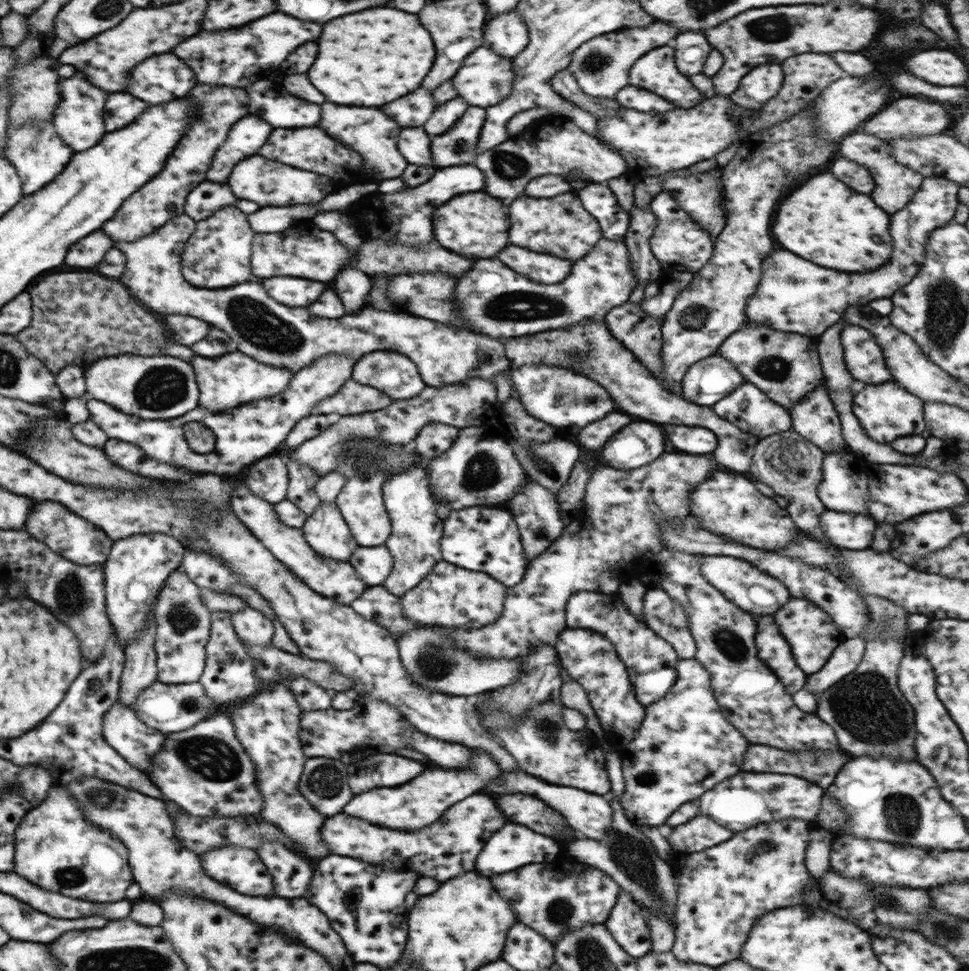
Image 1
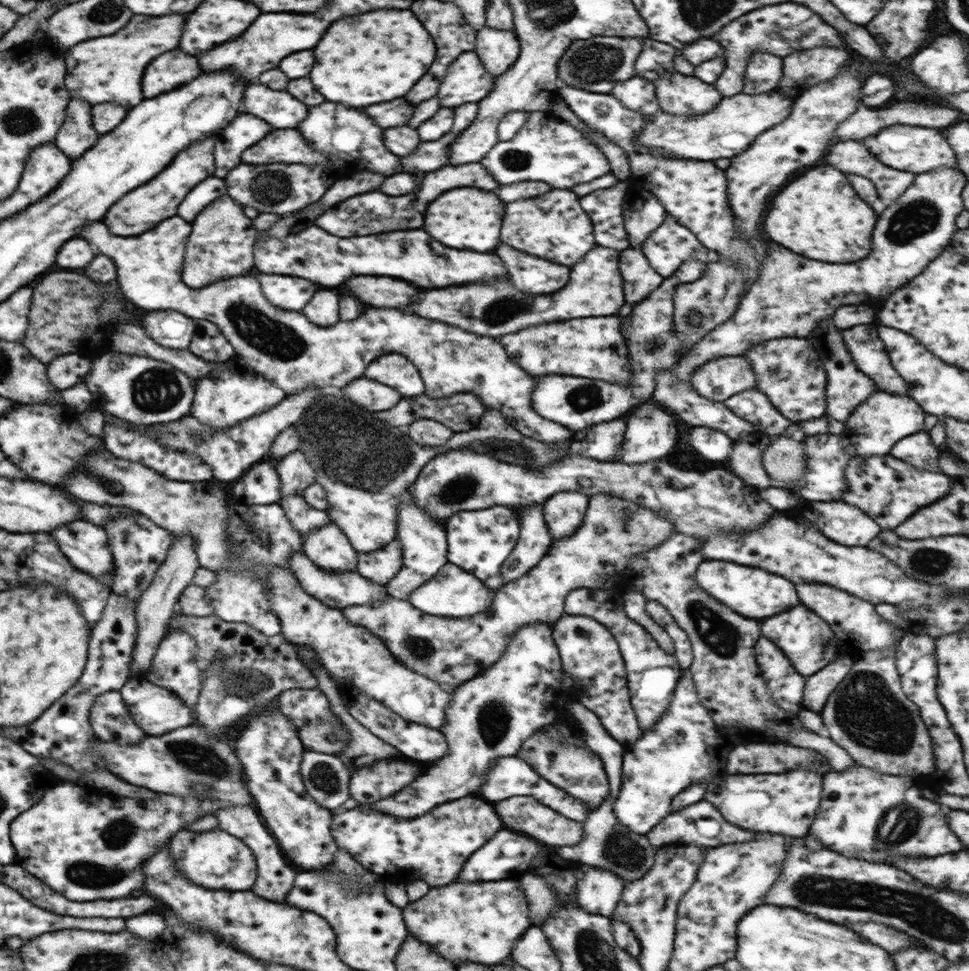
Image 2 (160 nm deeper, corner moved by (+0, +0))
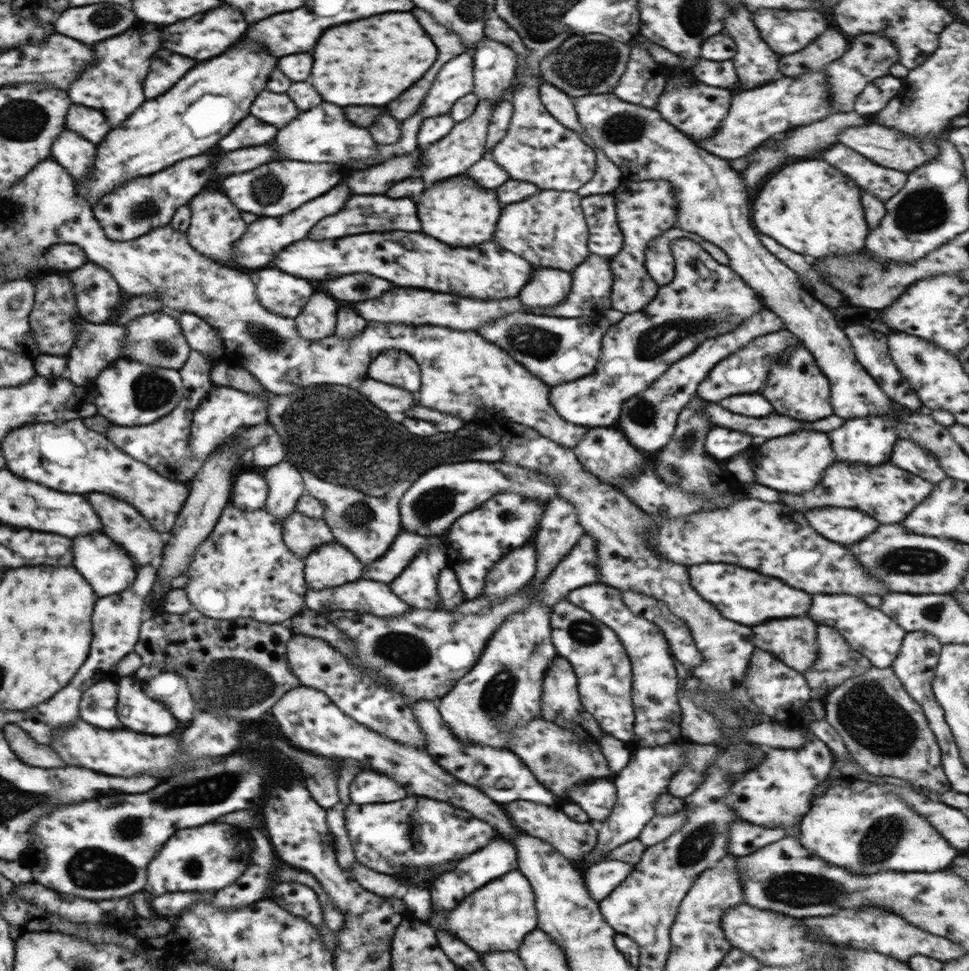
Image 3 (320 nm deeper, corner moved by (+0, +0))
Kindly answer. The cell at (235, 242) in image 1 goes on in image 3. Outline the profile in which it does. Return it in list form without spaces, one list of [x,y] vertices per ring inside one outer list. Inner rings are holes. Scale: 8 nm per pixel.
[[[206,188],[189,200],[189,207],[191,210],[191,221],[186,234],[190,246],[198,254],[207,256],[208,259],[212,258],[216,262],[222,262],[224,267],[232,266],[234,268],[232,258],[230,258],[234,242],[242,234],[245,234],[245,230],[249,225],[246,224],[245,220],[242,220],[241,210],[238,210],[225,194],[218,194],[218,192],[212,194]]]

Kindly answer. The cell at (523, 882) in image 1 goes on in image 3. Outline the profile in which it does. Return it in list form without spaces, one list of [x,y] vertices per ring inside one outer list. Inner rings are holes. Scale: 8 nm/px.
[[[602,860],[591,865],[582,875],[590,896],[603,901],[632,872],[633,864],[621,860]]]

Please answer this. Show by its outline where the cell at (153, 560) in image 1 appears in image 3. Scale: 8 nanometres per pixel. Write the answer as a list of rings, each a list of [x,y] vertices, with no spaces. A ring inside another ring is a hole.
[[[88,494],[88,502],[94,506],[100,522],[104,524],[102,532],[108,535],[116,544],[126,549],[137,568],[156,563],[156,558],[162,554],[165,546],[162,532],[154,530],[148,521],[138,513],[131,504],[118,500],[108,494]]]

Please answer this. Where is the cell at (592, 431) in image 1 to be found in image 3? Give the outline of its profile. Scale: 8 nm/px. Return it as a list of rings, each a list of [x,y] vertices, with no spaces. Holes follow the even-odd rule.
[[[615,426],[589,427],[586,436],[583,436],[583,439],[578,441],[573,452],[583,469],[592,472],[594,477],[602,479],[604,483],[612,485],[616,485],[620,480],[626,480],[628,477],[636,477],[638,472],[640,472],[640,467],[649,459],[646,456],[642,456],[628,442],[624,433]]]

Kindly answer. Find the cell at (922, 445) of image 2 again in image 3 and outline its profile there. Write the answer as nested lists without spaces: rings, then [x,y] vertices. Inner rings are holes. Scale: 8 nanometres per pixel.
[[[898,439],[889,461],[892,465],[896,465],[902,470],[908,470],[908,472],[921,476],[922,479],[934,482],[934,484],[947,478],[946,472],[940,468],[936,457],[924,452],[910,439]]]

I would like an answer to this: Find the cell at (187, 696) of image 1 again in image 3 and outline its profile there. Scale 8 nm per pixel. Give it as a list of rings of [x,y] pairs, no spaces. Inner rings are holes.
[[[132,676],[121,677],[118,682],[117,715],[124,729],[164,736],[178,728],[180,721],[169,708],[148,697],[143,687]]]

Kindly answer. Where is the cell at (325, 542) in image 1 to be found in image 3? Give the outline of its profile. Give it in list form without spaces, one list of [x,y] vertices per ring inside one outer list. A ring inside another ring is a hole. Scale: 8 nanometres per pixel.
[[[336,541],[315,548],[303,561],[305,584],[314,590],[334,589],[354,582],[361,578],[365,567]]]

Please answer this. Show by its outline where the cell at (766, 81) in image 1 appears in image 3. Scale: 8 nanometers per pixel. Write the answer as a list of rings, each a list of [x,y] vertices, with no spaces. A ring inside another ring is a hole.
[[[736,8],[736,12],[732,16],[726,16],[724,20],[724,28],[730,33],[730,37],[738,44],[738,54],[731,58],[735,71],[739,76],[740,89],[753,89],[768,83],[773,80],[778,80],[783,77],[778,70],[778,54],[772,52],[760,38],[758,30],[754,28],[752,22],[752,14],[746,8]]]

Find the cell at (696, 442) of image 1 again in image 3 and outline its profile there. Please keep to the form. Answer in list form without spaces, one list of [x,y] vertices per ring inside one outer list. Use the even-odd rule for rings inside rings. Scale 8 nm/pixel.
[[[712,427],[706,439],[706,454],[722,464],[732,459],[736,454],[742,453],[752,442],[752,436],[736,432],[729,428]]]

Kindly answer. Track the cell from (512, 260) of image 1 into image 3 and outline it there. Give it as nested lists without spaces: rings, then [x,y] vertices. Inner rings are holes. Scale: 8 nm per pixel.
[[[536,268],[534,278],[526,284],[526,288],[520,290],[518,298],[530,312],[538,314],[540,308],[552,308],[560,304],[568,296],[570,284],[570,272],[556,268]]]

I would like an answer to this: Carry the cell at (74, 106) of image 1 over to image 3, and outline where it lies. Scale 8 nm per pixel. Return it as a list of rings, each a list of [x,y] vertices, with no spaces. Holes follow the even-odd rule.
[[[65,128],[53,142],[51,158],[58,161],[75,182],[87,180],[93,169],[97,145]]]

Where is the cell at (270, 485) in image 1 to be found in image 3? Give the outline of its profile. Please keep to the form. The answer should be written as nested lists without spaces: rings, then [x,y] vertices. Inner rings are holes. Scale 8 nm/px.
[[[240,472],[234,482],[229,502],[244,511],[263,508],[268,496],[268,484],[258,472]]]

